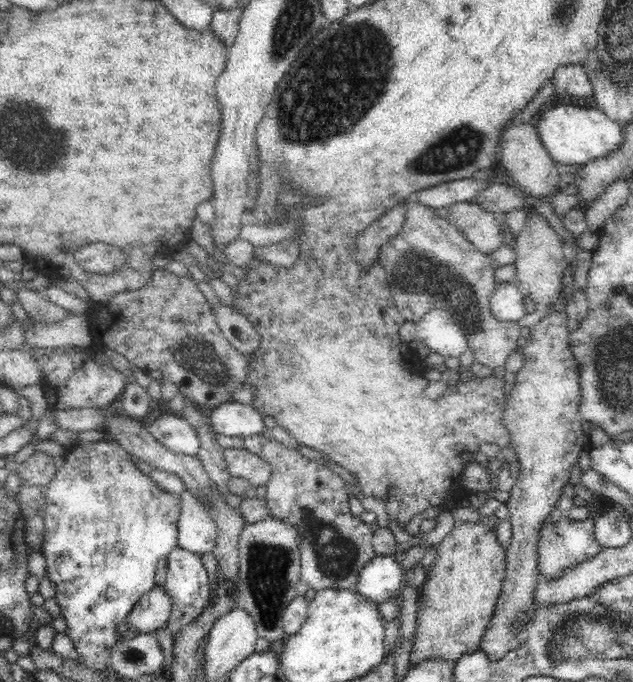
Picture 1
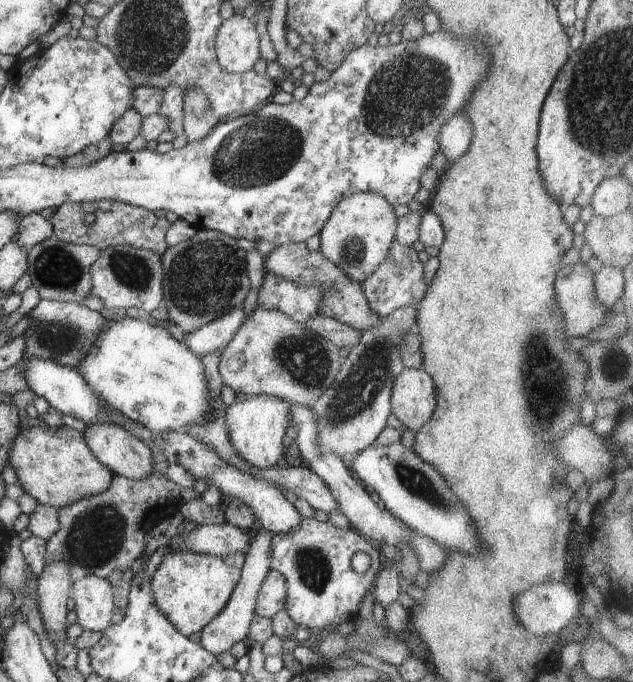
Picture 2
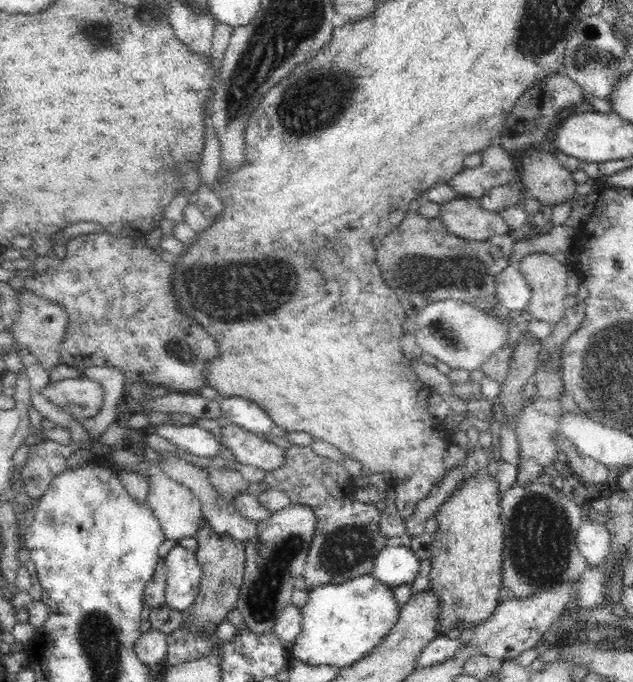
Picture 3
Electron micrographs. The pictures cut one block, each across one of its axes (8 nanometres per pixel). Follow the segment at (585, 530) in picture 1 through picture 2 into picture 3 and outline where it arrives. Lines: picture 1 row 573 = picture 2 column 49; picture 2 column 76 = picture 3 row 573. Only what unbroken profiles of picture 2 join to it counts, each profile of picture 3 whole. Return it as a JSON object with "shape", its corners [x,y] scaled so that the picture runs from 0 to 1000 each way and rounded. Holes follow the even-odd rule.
{"shape":[[[818,705],[796,721],[791,730],[791,764],[796,774],[796,809],[793,826],[793,859],[787,875],[788,884],[806,877],[844,874],[856,865],[878,862],[888,853],[912,850],[929,827],[915,809],[910,787],[918,765],[923,764],[926,740],[919,733],[907,733],[882,720],[875,711],[856,705],[840,705],[821,711]]]}

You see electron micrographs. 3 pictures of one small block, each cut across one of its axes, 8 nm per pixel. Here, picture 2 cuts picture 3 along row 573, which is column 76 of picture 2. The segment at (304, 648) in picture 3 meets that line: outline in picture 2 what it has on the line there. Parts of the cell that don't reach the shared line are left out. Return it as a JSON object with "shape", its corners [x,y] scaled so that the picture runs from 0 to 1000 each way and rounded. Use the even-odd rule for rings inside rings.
{"shape":[[[199,463],[191,469],[167,469],[161,487],[148,499],[145,510],[130,522],[120,545],[152,575],[152,581],[199,613],[246,632],[289,632],[297,622],[322,622],[338,607],[338,584],[332,581],[322,534],[291,503],[275,497],[256,478]]]}

